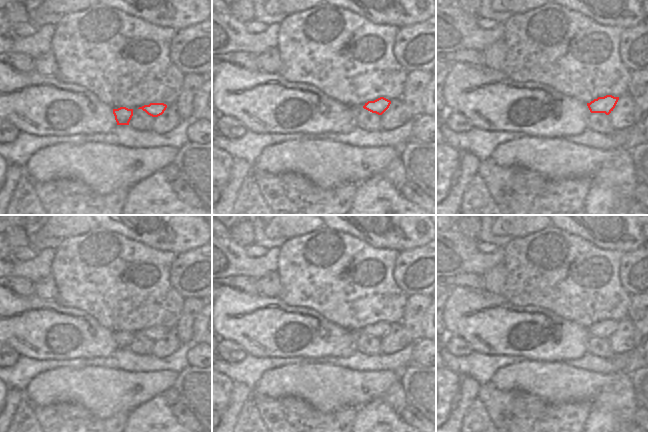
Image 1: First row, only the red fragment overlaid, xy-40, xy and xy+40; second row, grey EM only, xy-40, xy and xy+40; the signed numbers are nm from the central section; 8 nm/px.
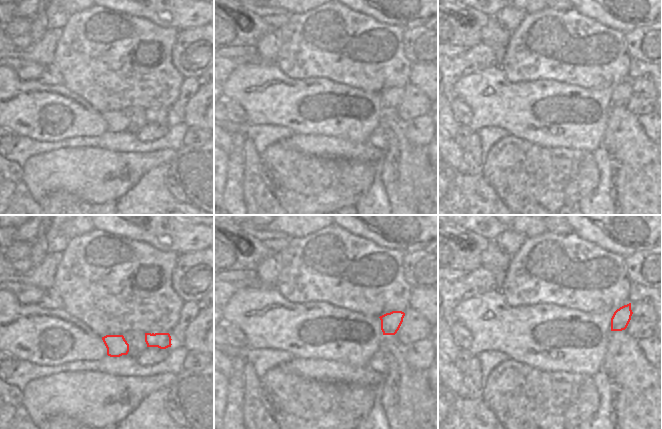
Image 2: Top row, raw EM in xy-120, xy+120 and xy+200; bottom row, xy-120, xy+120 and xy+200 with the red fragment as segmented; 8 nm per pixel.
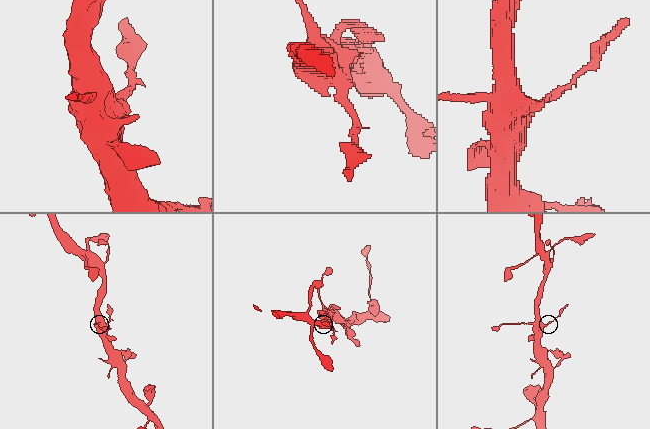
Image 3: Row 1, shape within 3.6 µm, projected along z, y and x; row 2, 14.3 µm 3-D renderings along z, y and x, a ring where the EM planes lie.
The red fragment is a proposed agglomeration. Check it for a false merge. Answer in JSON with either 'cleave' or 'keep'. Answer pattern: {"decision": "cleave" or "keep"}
{"decision": "cleave"}

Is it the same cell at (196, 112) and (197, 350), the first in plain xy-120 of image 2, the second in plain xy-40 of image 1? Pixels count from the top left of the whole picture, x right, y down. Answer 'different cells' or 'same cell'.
different cells

